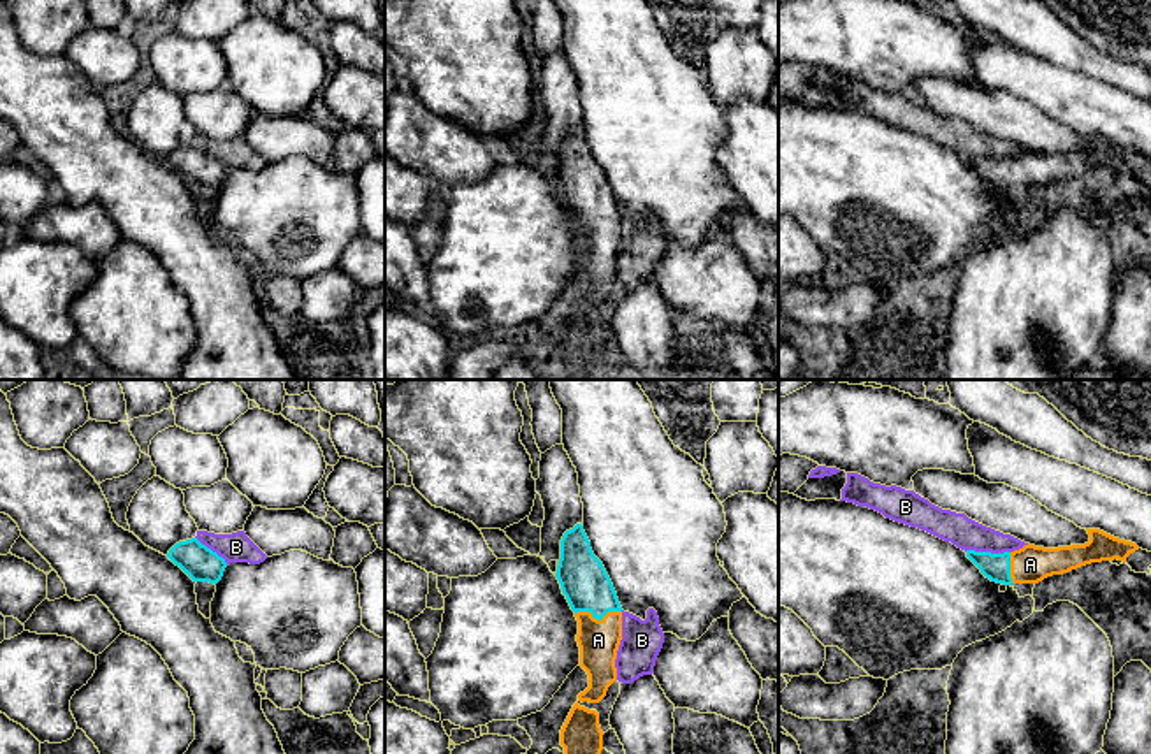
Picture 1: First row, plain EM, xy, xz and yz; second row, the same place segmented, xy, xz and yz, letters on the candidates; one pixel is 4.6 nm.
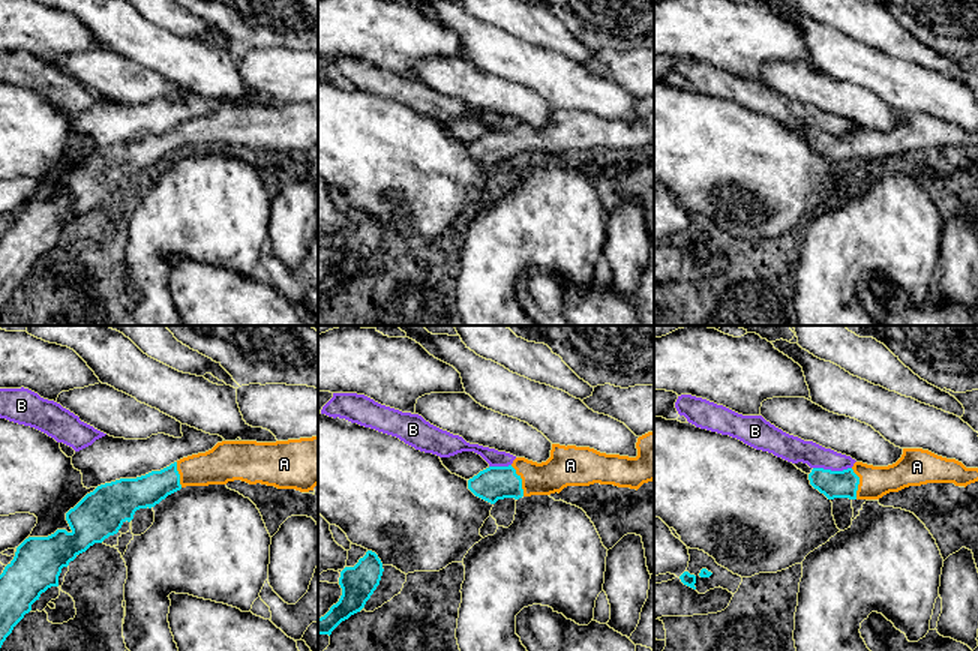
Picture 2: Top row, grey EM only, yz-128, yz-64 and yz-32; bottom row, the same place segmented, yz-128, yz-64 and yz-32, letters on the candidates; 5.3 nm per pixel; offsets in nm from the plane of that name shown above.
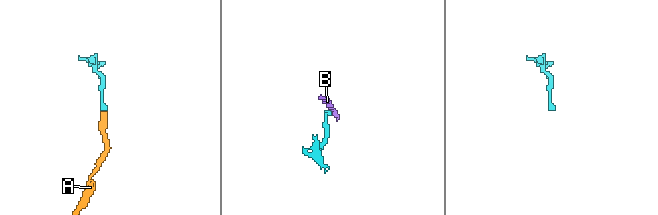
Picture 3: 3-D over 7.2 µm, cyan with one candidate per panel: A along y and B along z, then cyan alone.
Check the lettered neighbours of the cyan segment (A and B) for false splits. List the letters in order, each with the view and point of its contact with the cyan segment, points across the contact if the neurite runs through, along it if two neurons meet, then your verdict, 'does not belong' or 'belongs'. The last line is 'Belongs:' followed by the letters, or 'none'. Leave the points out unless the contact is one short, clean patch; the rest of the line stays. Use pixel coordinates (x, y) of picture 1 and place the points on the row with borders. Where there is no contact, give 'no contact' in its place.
A: meets cyan in xz at (598, 619); runs through xz (584, 580), (596, 605), (598, 619), (598, 640); belongs
B: meets cyan in yz at (988, 552); border along yz (965, 550), (1009, 552); does not belong
Belongs: A

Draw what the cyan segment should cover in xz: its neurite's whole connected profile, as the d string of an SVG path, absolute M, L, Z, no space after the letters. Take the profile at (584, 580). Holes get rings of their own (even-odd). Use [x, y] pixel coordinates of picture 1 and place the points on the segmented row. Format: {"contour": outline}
{"contour": "M582 524L564 533L555 576L578 620L580 666L589 675L589 687L578 694L578 701L599 703L617 680L622 606Z"}

